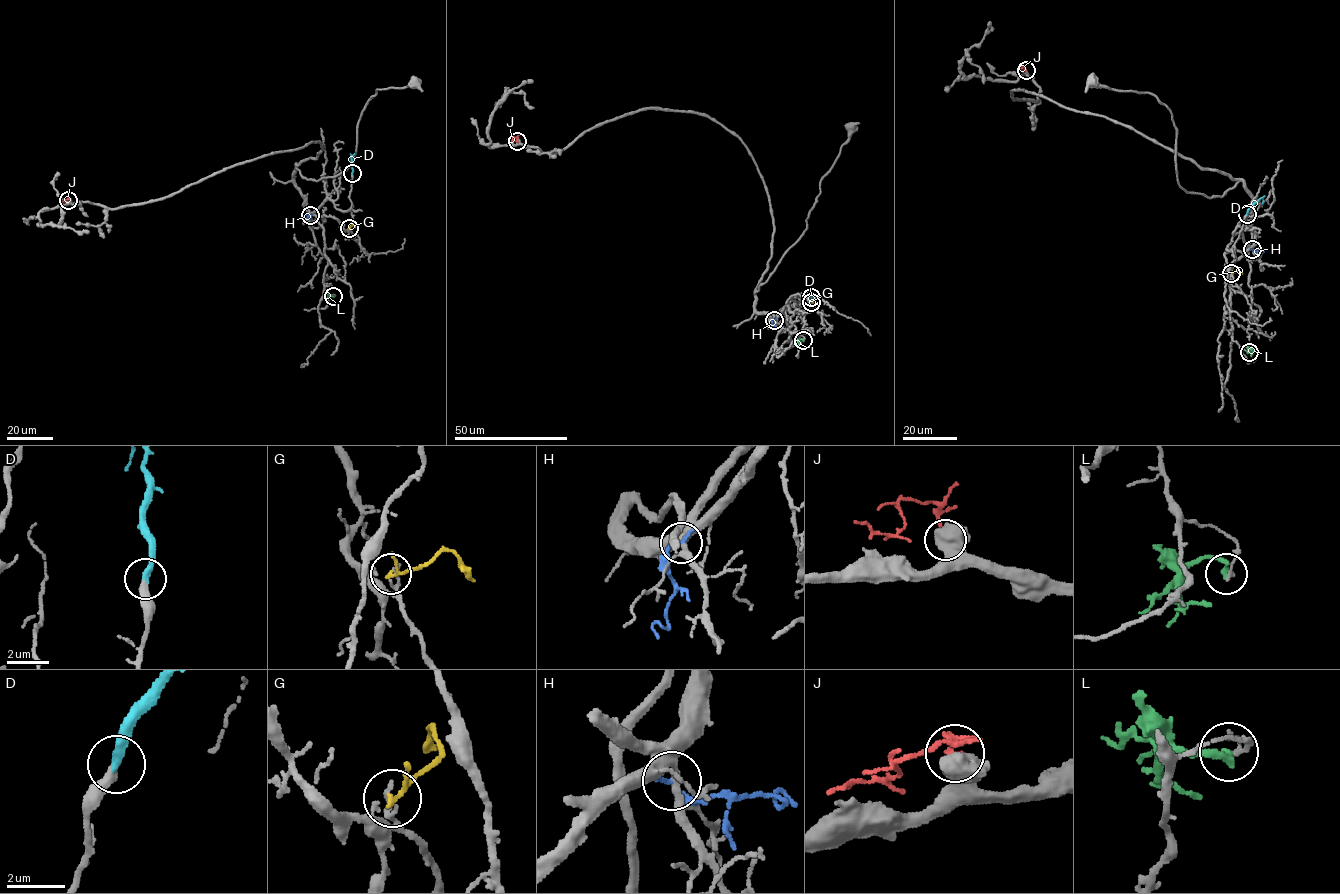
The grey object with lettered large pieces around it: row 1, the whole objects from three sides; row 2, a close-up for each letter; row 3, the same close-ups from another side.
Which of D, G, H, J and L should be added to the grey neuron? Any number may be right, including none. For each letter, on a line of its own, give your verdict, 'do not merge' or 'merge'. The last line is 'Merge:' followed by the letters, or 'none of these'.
D: merge
G: do not merge
H: do not merge
J: do not merge
L: do not merge
Merge: D

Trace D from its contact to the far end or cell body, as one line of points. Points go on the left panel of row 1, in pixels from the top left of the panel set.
D: (352, 173), (351, 156), (349, 161)

